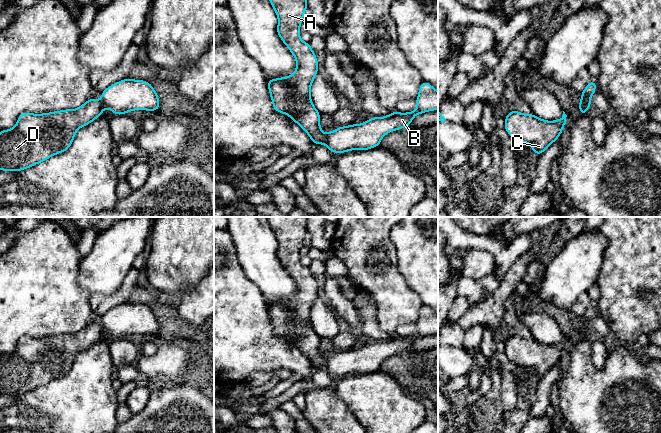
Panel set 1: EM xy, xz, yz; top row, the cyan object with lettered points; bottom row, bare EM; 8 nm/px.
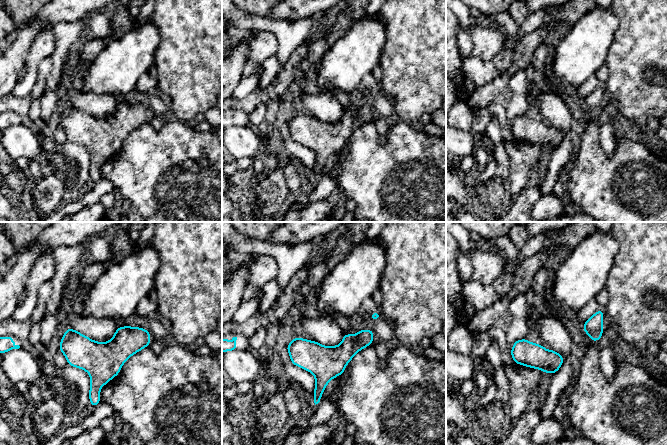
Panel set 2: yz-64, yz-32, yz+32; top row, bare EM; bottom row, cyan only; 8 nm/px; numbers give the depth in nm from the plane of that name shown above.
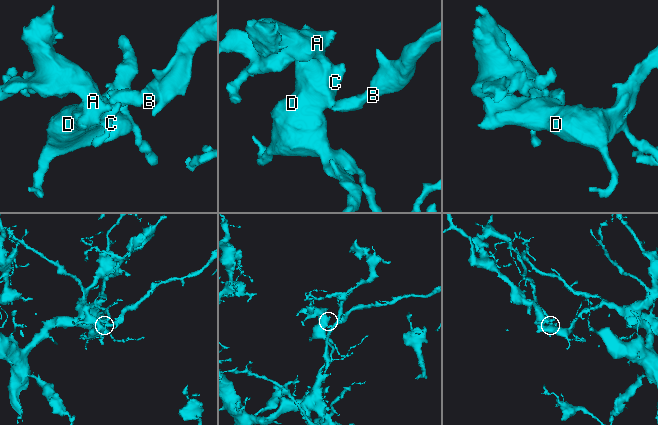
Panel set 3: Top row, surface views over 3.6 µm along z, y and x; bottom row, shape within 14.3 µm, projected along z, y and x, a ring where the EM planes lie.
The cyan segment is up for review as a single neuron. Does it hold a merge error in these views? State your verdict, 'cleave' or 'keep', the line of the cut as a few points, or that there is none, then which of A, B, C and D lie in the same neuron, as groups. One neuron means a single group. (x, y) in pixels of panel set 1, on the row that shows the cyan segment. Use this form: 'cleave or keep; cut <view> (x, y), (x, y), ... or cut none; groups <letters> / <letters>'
cleave; cut yz (580, 101), (583, 101), (588, 108); groups A C D / B

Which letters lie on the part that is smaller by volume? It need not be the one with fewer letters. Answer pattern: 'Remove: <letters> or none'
Remove: B

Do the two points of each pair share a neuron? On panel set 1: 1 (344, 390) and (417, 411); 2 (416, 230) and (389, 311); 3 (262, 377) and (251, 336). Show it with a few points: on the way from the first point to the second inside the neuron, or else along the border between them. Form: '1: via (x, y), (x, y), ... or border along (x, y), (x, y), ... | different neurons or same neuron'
1: via (362, 394), (374, 398), (387, 411), (399, 411) | same neuron
2: border along (395, 251), (398, 271), (405, 283), (415, 293) | different neurons
3: border along (284, 368), (266, 372), (254, 371), (244, 381) | different neurons

